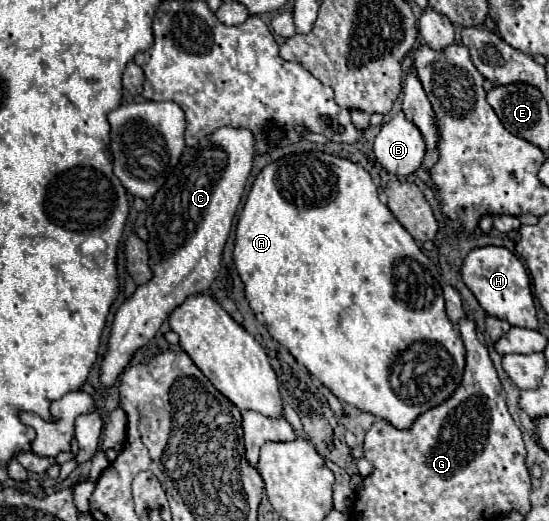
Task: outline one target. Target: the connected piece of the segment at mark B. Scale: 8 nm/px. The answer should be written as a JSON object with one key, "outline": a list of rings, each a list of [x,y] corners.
{"outline":[[[399,112],[393,120],[381,126],[373,152],[387,174],[405,178],[421,168],[425,142],[421,132],[403,116],[403,112]]]}

